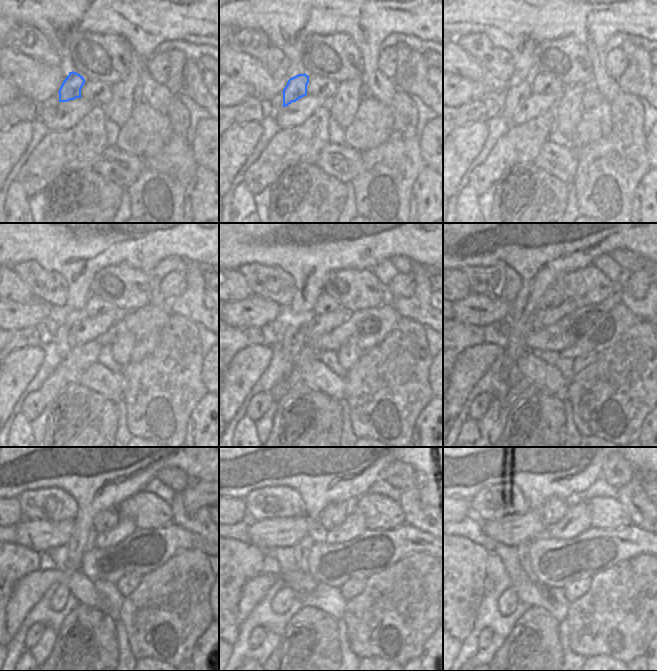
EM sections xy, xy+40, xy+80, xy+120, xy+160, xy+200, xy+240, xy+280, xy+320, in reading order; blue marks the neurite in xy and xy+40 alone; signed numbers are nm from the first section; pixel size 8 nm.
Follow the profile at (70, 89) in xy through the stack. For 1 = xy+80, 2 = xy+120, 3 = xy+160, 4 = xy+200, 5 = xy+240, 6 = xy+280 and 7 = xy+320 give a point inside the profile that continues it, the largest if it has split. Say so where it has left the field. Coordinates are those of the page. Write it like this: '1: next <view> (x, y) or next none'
1: next xy+80 (516, 94)
2: next xy+120 (68, 321)
3: next xy+160 (292, 341)
4: next xy+200 (516, 342)
5: next xy+240 (62, 594)
6: next xy+280 (282, 601)
7: next xy+320 (508, 601)

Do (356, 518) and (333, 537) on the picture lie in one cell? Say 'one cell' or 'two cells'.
one cell

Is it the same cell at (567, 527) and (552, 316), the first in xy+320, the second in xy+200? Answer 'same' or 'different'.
same

